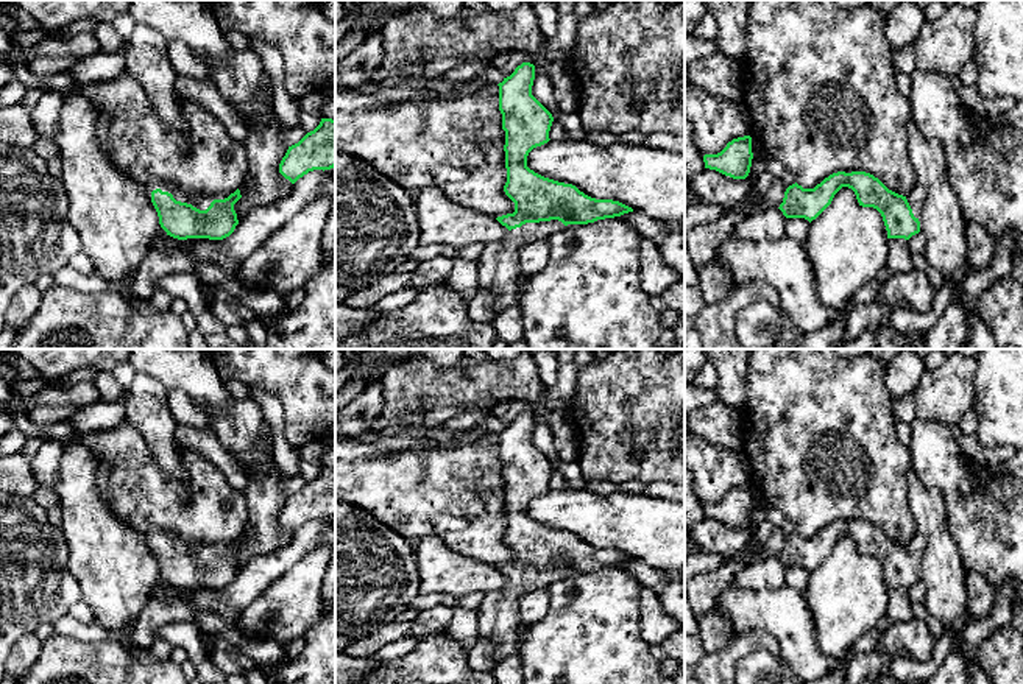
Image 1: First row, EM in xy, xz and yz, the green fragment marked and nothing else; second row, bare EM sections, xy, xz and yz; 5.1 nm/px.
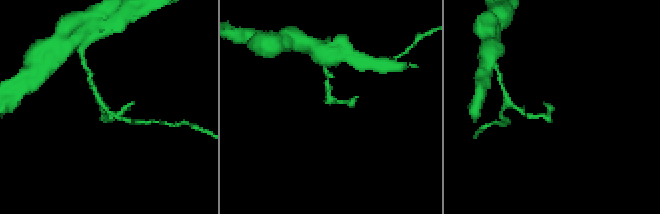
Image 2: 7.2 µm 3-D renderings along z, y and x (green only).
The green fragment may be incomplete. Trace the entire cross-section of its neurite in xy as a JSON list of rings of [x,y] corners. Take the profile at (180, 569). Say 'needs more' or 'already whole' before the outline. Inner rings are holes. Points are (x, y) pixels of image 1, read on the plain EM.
needs more; [[[237,538],[225,548],[206,544],[184,542],[181,539],[151,541],[151,552],[158,561],[159,573],[167,584],[187,587],[223,589],[239,573],[234,553],[242,547]]]

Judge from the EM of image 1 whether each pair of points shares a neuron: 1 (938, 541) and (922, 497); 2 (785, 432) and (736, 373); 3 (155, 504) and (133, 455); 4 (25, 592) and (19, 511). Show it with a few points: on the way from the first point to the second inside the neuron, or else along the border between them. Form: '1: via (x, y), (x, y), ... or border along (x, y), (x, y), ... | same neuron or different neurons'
1: via (934, 530), (928, 508) | same neuron
2: border along (750, 365), (747, 370), (746, 404), (743, 407) | different neurons
3: via (142, 491), (133, 482), (133, 468) | same neuron
4: via (19, 572), (19, 532) | same neuron

